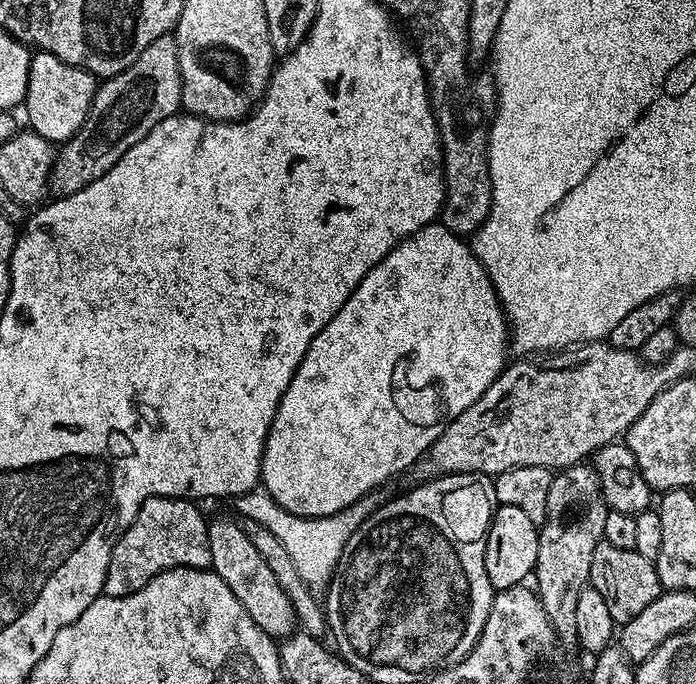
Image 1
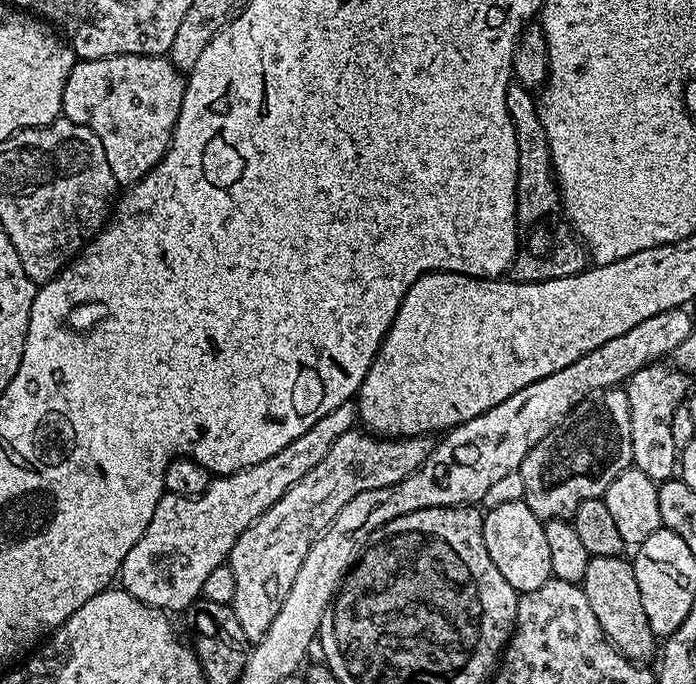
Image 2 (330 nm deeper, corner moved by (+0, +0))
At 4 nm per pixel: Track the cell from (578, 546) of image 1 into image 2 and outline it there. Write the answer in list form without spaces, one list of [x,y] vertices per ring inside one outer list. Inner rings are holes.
[[[623,387],[604,388],[589,396],[576,408],[576,411],[562,421],[530,454],[520,463],[524,504],[534,510],[534,514],[545,522],[566,520],[575,516],[578,506],[587,500],[599,500],[604,491],[628,468],[633,467],[632,447],[630,446],[630,402]]]

